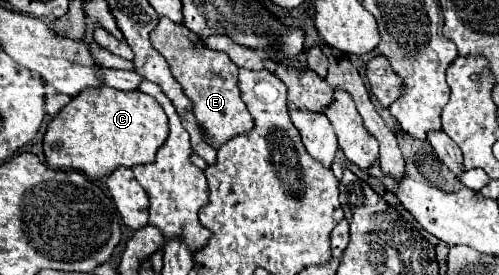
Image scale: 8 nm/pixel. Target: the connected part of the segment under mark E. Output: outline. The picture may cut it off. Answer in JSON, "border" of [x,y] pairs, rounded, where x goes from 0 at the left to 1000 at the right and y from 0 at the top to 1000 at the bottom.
{"border":[[[323,65],[303,116],[303,160],[335,218],[343,269],[367,313],[387,371],[395,444],[411,465],[423,531],[443,538],[467,495],[503,473],[507,429],[495,407],[475,313],[475,240],[451,189],[419,182],[399,131],[379,116],[367,87],[351,87],[339,65]]]}

